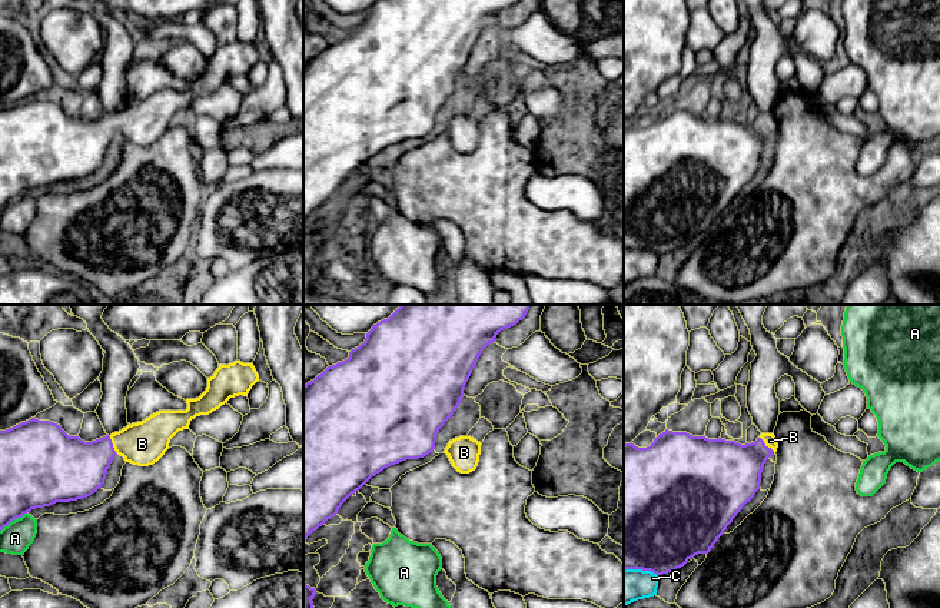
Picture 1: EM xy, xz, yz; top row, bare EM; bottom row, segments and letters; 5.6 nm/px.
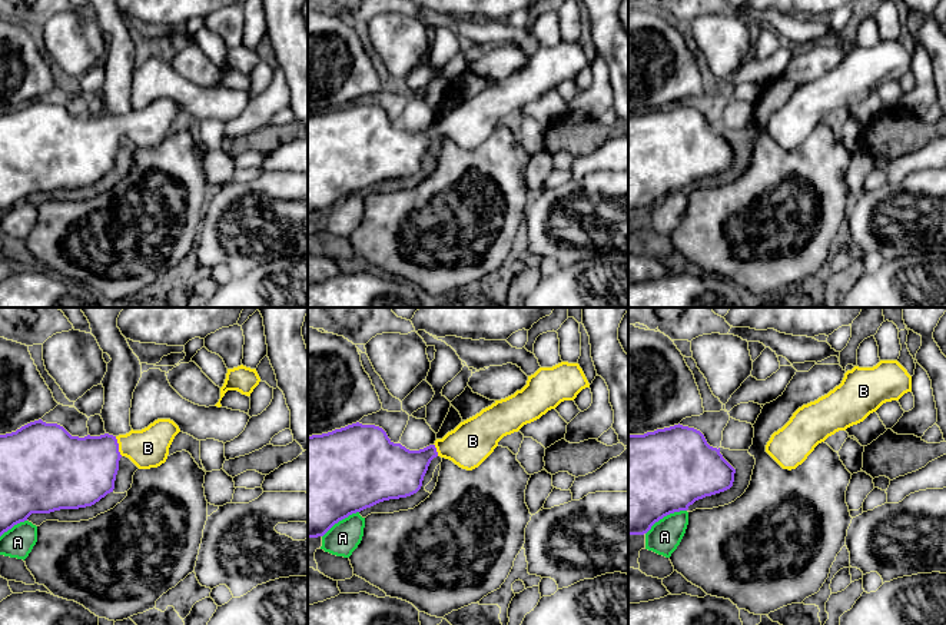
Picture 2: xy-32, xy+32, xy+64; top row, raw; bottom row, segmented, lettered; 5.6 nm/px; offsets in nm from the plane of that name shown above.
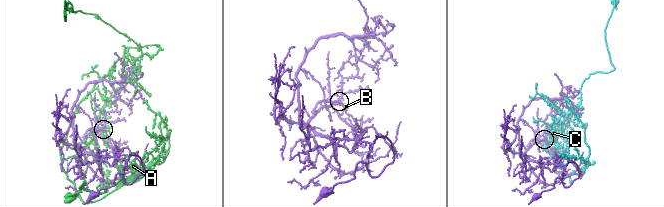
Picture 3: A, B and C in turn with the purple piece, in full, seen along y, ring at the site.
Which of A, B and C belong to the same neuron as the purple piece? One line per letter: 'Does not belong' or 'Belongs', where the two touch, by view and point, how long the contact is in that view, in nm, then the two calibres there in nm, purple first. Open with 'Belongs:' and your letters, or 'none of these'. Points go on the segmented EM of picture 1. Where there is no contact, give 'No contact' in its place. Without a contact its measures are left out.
Belongs: B
A: Does not belong. Touches purple at xy (13, 520). Shared border 190 nm. Thickness 340 nm (purple) against 170 nm
B: Belongs. Touches purple at yz (767, 447). Shared border 130 nm. Thickness 340 nm (purple) against 70 nm
C: Does not belong. Touches purple at yz (641, 568). Shared border 200 nm. Thickness 500 nm (purple) against 190 nm

